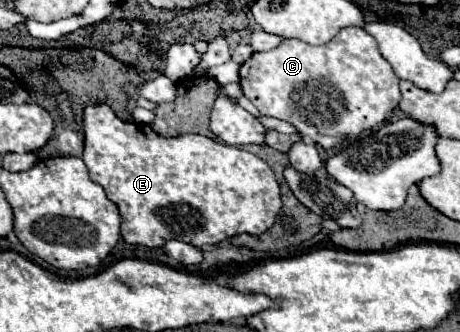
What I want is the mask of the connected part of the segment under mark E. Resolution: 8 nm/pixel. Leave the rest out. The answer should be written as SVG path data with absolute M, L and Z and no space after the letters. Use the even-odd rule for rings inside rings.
M90 105L84 109L84 163L90 171L90 179L98 185L102 185L102 189L106 191L106 197L120 209L122 215L122 237L126 243L132 245L144 245L150 249L162 247L166 241L170 239L178 239L184 243L192 243L194 247L202 247L202 245L218 245L228 237L234 237L238 233L250 233L250 235L260 235L266 229L270 229L282 209L282 199L280 199L280 189L276 183L276 177L272 173L272 169L258 159L256 155L238 149L238 147L230 147L224 143L218 143L210 137L204 135L196 135L196 133L188 133L188 135L180 135L180 137L162 137L158 133L154 133L148 125L144 123L126 123L122 119L118 119L112 109L108 105Z

